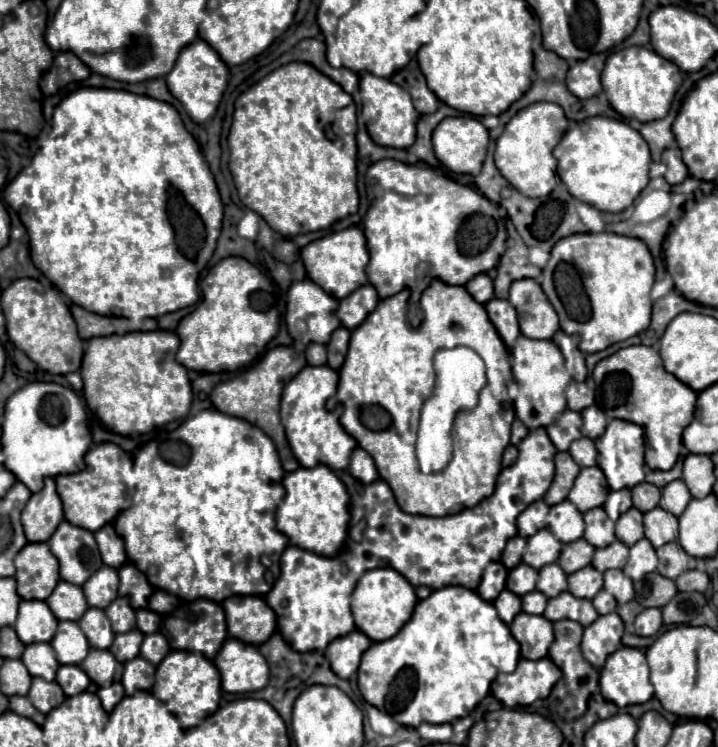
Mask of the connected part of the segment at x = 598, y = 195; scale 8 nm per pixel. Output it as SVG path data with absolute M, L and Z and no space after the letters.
M594 116L575 123L558 142L554 156L558 160L558 176L568 192L604 212L628 208L650 180L648 168L652 158L648 144L640 132L614 118Z

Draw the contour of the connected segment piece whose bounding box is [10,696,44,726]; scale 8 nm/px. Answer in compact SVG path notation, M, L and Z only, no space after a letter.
M12 696L10 698L10 710L20 714L20 716L34 720L38 726L42 726L42 722L44 722L44 714L40 714L26 696Z

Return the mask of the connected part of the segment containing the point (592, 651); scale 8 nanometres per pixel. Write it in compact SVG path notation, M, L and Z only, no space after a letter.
M616 612L598 616L596 622L584 628L584 636L582 636L584 658L592 666L602 668L608 654L612 654L620 646L622 634L624 634L624 622Z

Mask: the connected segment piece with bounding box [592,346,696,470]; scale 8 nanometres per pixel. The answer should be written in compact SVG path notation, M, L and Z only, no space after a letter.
M628 346L618 350L596 364L592 378L604 394L606 402L602 410L608 418L628 420L644 428L646 466L650 470L670 470L680 454L682 432L692 422L696 392L664 370L660 354L650 346Z

